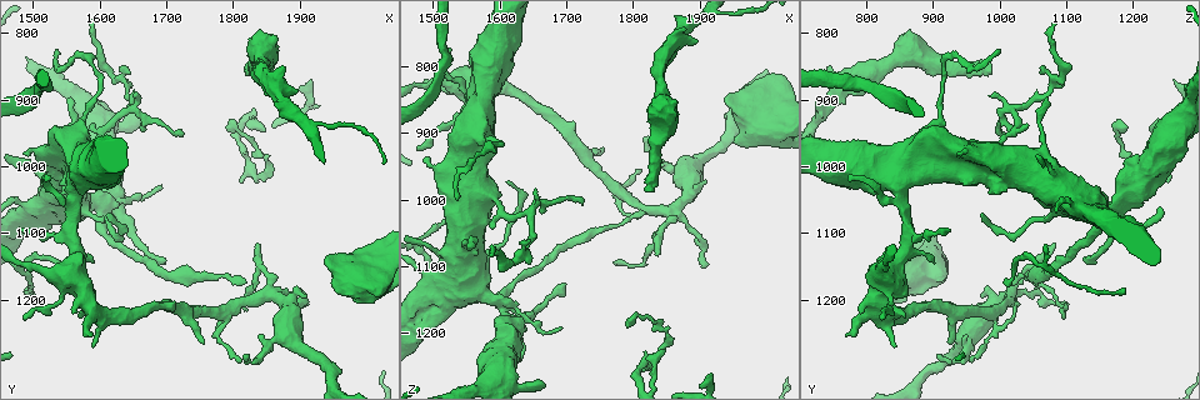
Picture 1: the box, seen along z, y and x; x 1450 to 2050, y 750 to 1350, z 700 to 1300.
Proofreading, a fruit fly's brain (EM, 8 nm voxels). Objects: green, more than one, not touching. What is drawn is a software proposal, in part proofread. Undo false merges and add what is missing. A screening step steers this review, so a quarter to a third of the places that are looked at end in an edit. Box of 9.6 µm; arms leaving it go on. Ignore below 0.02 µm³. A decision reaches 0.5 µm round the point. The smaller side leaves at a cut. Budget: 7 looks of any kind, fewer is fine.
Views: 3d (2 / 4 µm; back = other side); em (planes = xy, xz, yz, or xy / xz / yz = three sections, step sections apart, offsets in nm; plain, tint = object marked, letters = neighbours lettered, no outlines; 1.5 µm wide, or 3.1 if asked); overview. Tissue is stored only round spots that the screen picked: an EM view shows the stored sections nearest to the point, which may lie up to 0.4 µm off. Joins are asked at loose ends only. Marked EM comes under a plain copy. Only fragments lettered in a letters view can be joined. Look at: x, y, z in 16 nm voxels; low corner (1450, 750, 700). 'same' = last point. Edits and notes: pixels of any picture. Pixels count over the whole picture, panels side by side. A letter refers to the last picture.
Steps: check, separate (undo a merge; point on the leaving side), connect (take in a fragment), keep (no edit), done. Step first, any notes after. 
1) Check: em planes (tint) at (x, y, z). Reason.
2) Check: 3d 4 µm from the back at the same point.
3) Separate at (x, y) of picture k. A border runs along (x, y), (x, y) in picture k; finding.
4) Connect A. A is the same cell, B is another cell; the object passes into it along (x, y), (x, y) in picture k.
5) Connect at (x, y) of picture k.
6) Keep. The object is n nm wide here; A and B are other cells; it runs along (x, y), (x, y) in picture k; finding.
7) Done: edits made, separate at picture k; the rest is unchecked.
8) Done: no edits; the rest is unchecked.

Check: 3d 4 µm at (1895, 1270, 950). Sudden change in width.

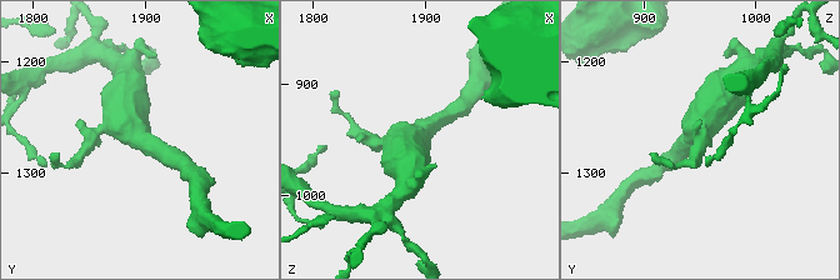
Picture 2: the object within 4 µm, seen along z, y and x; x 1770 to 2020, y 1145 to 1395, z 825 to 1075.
Check: em yz step 8 (letters) at (1894, 1268, 944). Need the tissue.

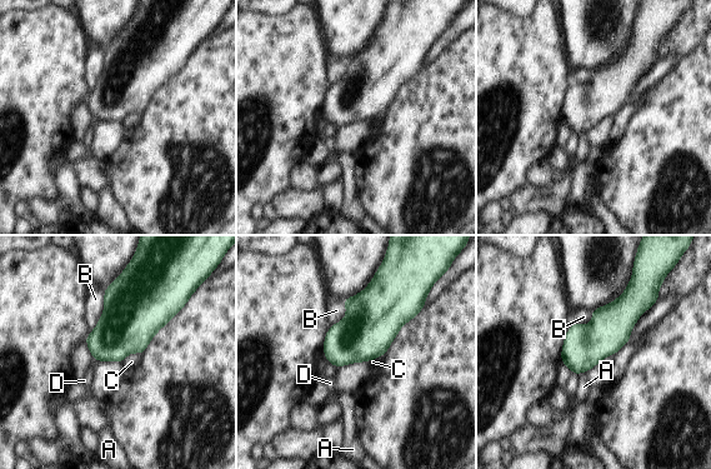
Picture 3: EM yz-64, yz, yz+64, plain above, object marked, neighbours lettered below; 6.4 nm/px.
Keep. A, B, C and D are other cells; a border runs along (104, 290), (104, 312), (90, 332) in picture 3; all the same neuron.

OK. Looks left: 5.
Check: em planes (letters) at (1820, 855, 980). Free end.

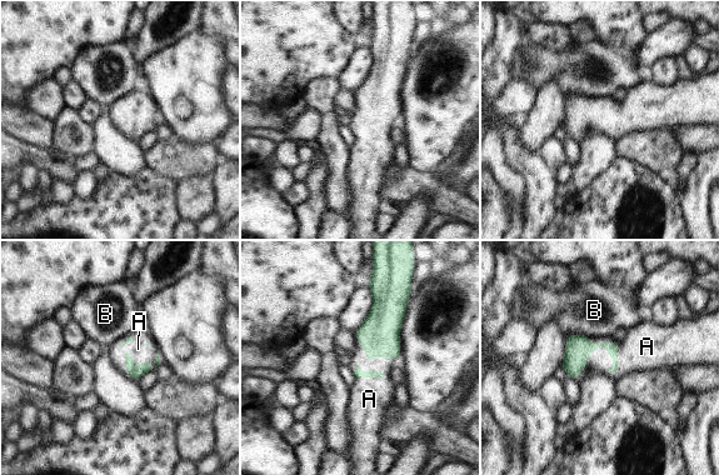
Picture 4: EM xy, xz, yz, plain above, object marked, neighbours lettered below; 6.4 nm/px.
Connect A. A is the same cell, B is another cell; the object passes into it along (577, 346), (608, 354), (645, 346) in picture 4; it goes on there.

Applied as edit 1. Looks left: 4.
Done: edits made, connect at picture 4; the rest is unchecked.

